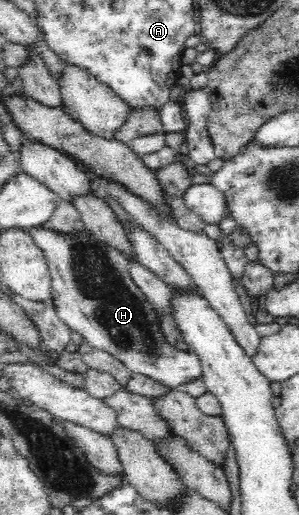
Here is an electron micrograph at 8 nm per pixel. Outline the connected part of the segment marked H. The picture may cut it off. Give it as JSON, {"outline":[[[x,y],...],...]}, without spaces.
{"outline":[[[29,228],[38,248],[45,254],[51,275],[51,296],[58,317],[78,332],[92,347],[119,359],[130,373],[142,374],[177,388],[195,398],[206,393],[200,356],[170,345],[156,319],[157,312],[130,277],[128,259],[106,243],[96,241],[87,229],[72,235],[51,229]]]}

